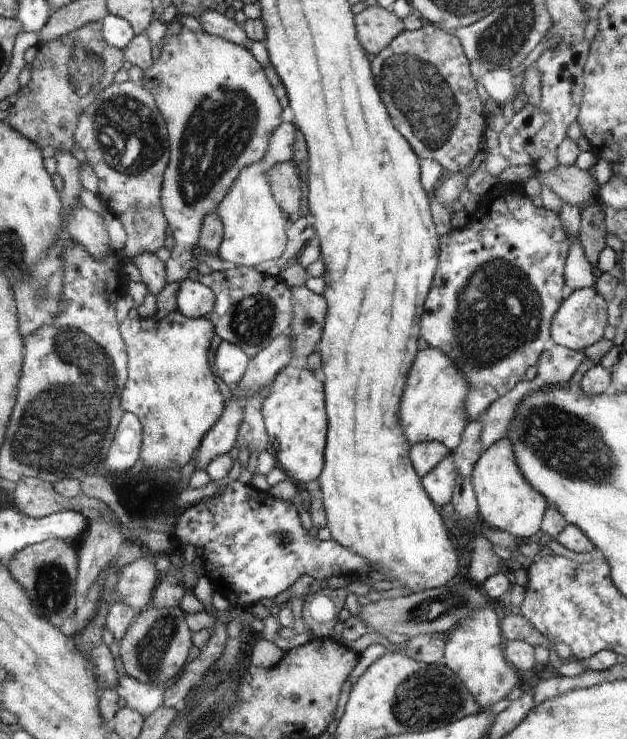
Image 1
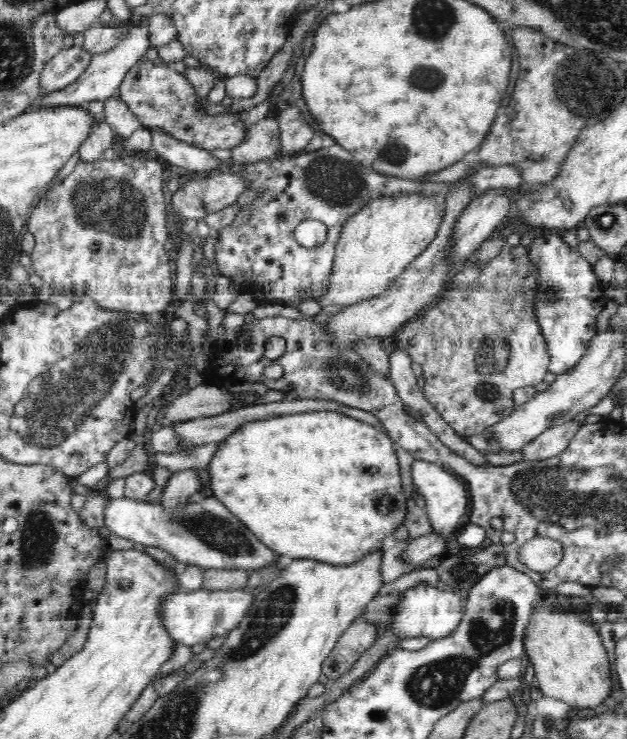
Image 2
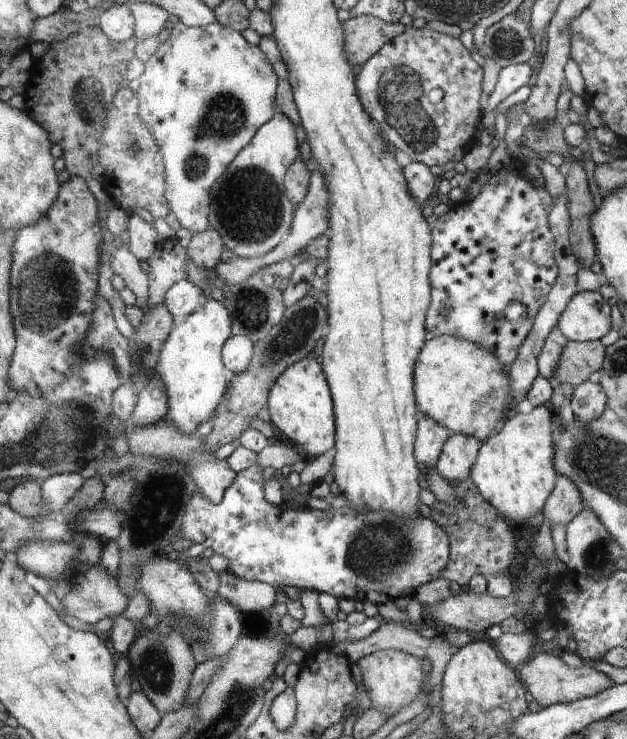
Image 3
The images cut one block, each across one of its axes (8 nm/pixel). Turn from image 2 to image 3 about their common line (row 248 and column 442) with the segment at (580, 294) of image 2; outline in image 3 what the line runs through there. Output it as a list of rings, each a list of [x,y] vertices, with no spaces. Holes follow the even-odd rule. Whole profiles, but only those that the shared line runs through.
[[[254,465],[237,472],[236,481],[217,503],[198,490],[187,504],[183,516],[182,536],[228,558],[228,570],[237,576],[267,582],[275,588],[290,584],[304,591],[327,592],[339,600],[350,598],[376,605],[394,604],[404,595],[414,598],[418,586],[442,578],[441,572],[449,562],[450,538],[445,529],[431,518],[421,514],[407,517],[386,509],[356,512],[342,493],[329,497],[328,508],[323,511],[307,506],[290,508],[286,504],[270,506],[262,496],[262,469],[260,465]]]

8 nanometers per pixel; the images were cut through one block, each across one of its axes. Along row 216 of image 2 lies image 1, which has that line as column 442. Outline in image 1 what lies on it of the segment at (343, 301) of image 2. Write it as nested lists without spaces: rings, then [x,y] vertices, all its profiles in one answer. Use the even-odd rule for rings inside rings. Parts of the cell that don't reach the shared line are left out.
[[[426,345],[409,371],[410,382],[406,382],[406,398],[401,400],[400,412],[406,438],[411,446],[417,442],[438,441],[453,451],[461,444],[466,425],[470,422],[465,407],[469,382],[445,351]]]

